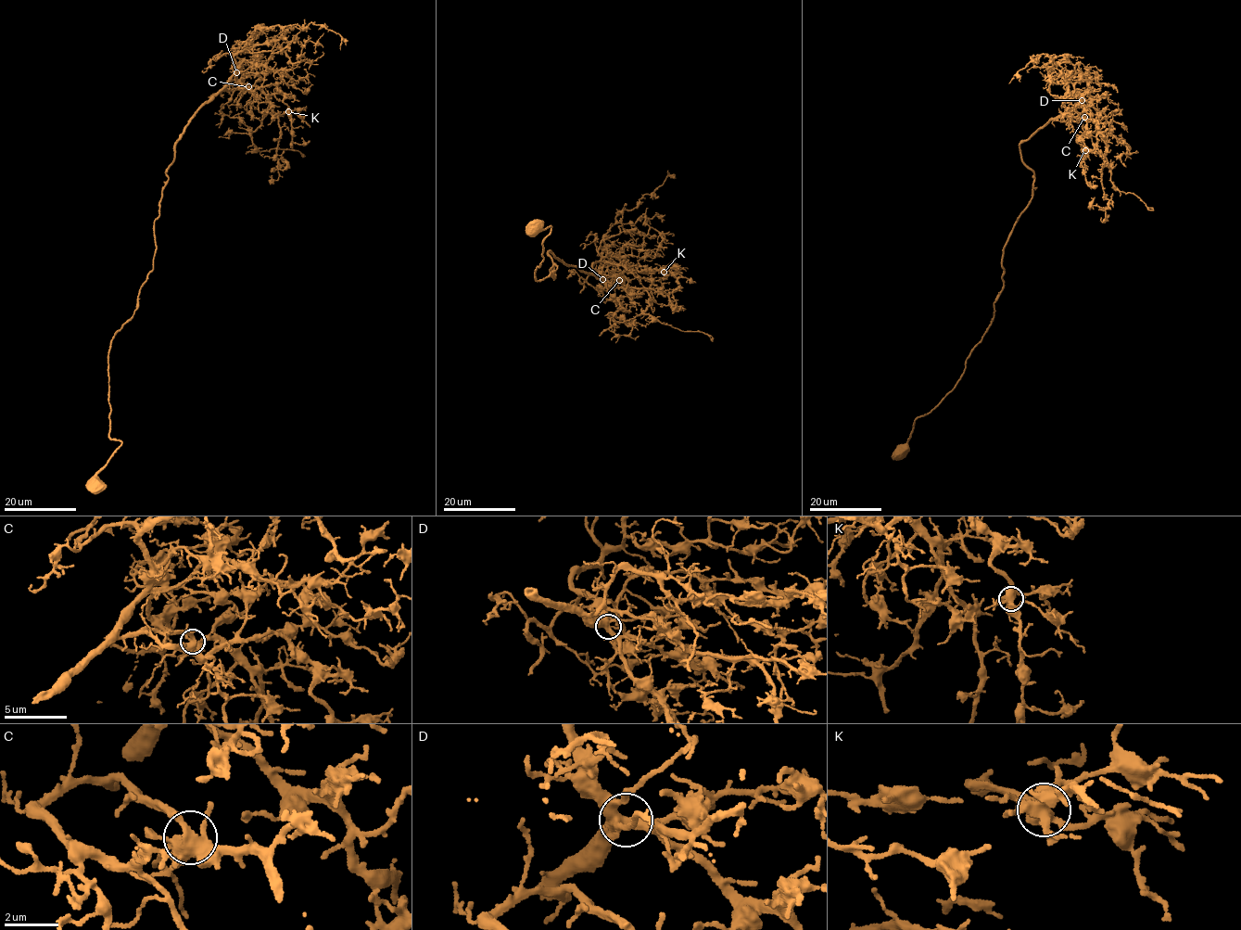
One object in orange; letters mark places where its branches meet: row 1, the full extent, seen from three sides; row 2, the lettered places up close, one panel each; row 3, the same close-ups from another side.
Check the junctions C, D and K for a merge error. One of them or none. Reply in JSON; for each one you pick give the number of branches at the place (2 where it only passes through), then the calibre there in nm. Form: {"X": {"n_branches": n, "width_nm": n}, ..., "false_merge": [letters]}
{"false_merge": []}

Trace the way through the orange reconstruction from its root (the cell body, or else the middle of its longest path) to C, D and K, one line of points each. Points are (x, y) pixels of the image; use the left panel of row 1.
C: (95, 486), (121, 442), (108, 433), (110, 342), (152, 270), (175, 142), (225, 86), (248, 87)
D: (95, 486), (96, 474), (121, 442), (108, 433), (107, 356), (152, 270), (166, 168), (192, 118), (236, 72)
K: (95, 486), (121, 442), (108, 433), (110, 342), (152, 270), (175, 142), (234, 83), (273, 84), (288, 111)

